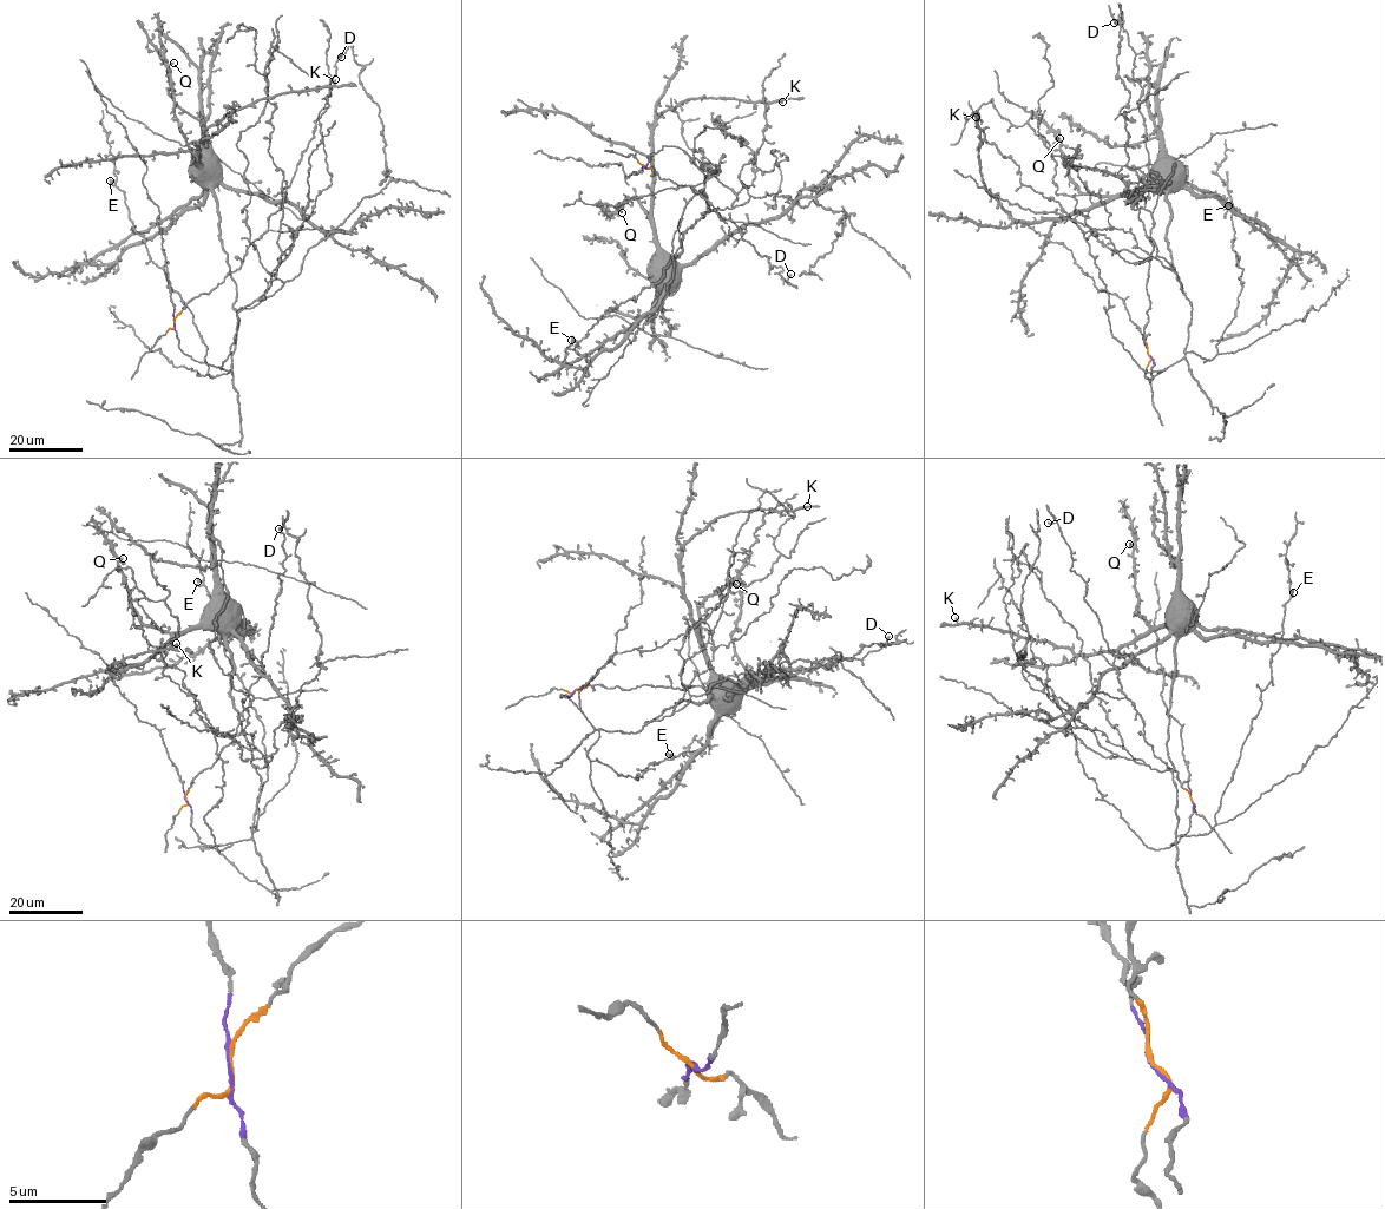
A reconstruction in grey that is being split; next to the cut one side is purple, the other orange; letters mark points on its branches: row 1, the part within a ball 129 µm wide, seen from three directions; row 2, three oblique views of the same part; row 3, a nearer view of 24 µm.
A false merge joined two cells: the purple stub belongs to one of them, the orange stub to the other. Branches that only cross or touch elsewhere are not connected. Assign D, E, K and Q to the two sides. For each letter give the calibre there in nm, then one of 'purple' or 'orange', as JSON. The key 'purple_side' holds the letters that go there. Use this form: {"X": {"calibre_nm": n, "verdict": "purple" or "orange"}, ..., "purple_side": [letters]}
{"D": {"calibre_nm": 260, "verdict": "orange"}, "E": {"calibre_nm": 400, "verdict": "purple"}, "K": {"calibre_nm": 360, "verdict": "purple"}, "Q": {"calibre_nm": 240, "verdict": "purple"}, "purple_side": ["E", "K", "Q"]}

